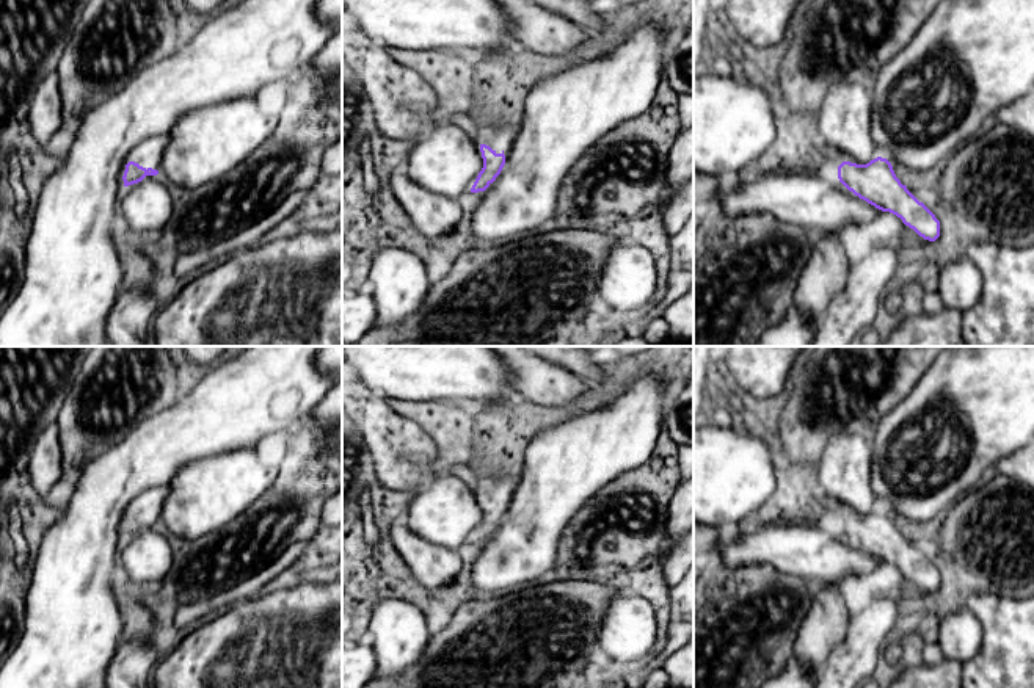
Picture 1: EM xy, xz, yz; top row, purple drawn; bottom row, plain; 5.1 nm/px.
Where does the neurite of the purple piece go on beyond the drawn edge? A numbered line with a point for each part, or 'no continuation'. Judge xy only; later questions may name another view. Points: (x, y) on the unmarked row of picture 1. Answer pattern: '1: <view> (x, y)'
1: xy (152, 500)

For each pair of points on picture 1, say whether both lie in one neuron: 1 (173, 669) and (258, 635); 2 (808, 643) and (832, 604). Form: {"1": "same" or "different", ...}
{"1": "same", "2": "same"}

